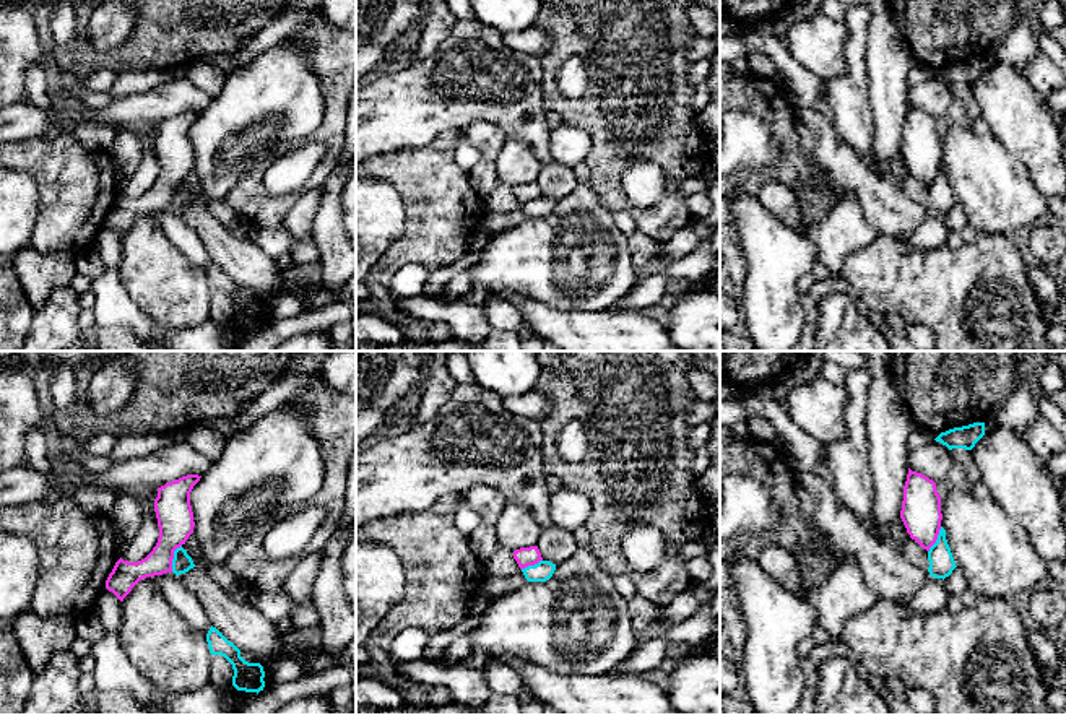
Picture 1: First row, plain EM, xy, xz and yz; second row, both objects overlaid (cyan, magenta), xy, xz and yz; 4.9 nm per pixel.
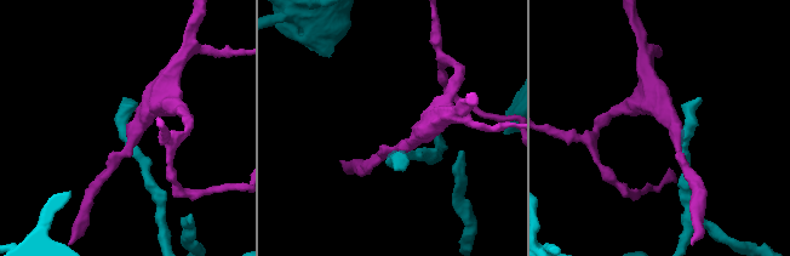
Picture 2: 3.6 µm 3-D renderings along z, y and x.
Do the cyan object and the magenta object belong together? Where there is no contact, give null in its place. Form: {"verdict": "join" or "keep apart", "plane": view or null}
{"verdict": "keep apart", "plane": "xy"}

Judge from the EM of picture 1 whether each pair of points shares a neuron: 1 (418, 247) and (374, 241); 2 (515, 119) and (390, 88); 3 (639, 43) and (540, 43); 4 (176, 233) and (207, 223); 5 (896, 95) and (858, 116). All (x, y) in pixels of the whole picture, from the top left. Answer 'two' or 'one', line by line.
1: two
2: one
3: two
4: two
5: two

